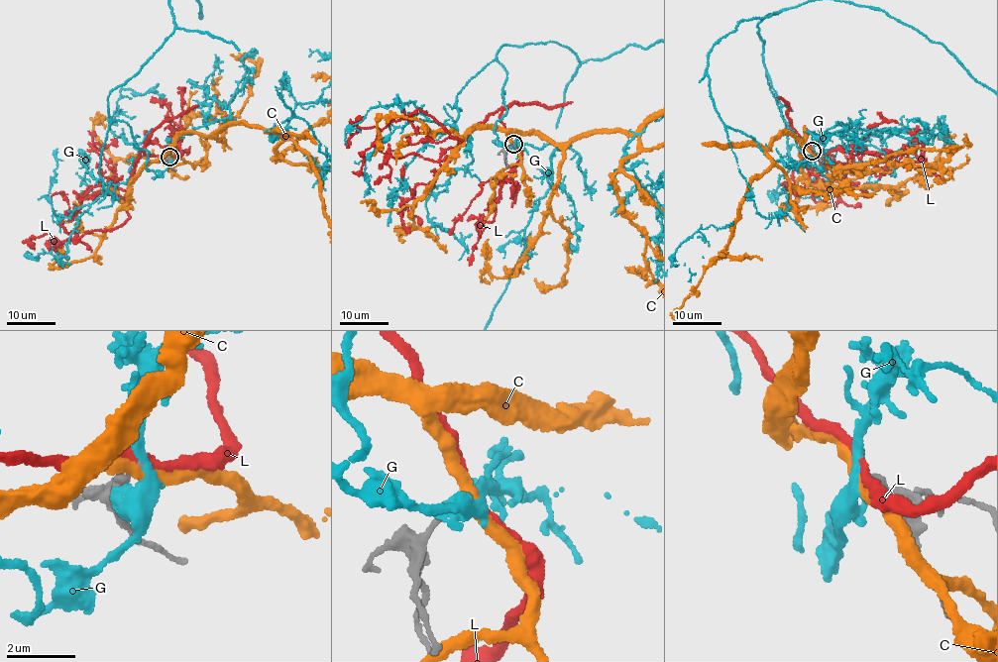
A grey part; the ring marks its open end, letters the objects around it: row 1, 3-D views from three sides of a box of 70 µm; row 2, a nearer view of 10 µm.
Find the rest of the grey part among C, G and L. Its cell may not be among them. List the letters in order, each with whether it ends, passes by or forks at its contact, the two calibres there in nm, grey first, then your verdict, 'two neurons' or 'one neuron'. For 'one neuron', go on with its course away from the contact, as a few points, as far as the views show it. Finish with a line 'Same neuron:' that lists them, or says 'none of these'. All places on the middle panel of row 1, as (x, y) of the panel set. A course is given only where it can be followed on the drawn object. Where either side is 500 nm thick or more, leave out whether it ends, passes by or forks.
C: it passes by | 180/360 nm | two neurons
G: it passes by | 180/320 nm | one neuron
L: it passes by | 180/300 nm | two neurons
Same neuron: G

